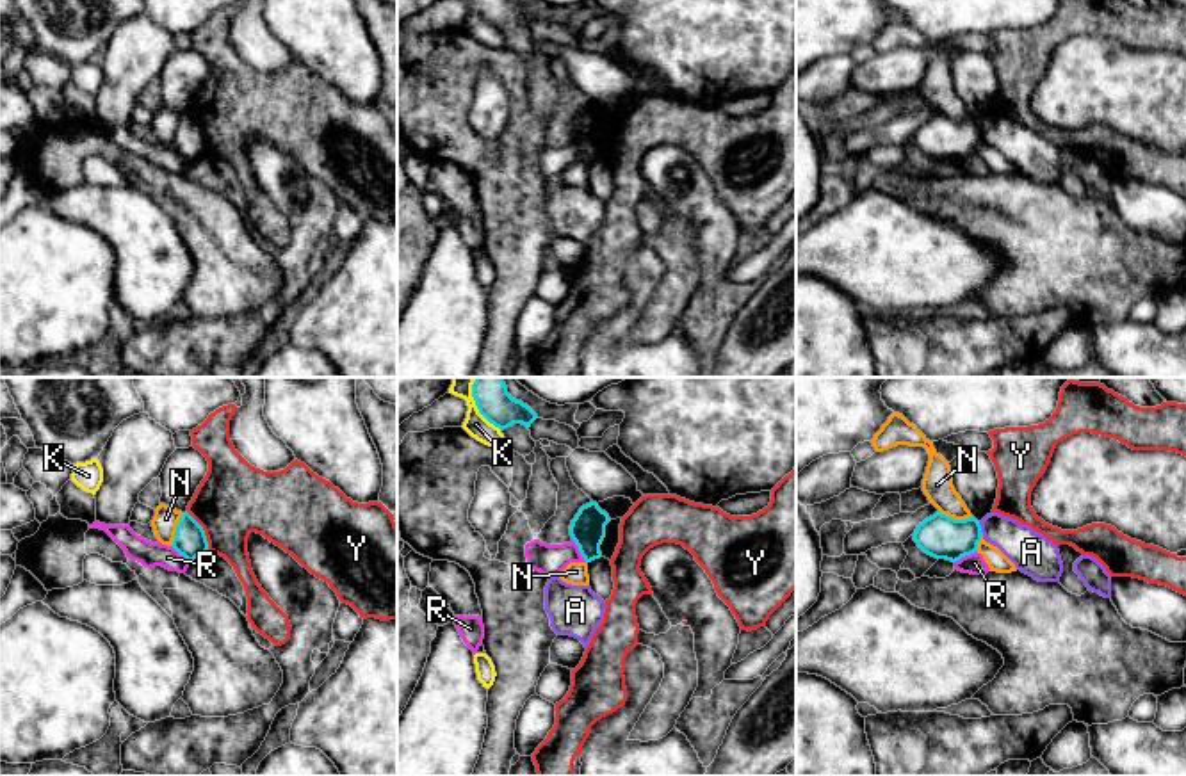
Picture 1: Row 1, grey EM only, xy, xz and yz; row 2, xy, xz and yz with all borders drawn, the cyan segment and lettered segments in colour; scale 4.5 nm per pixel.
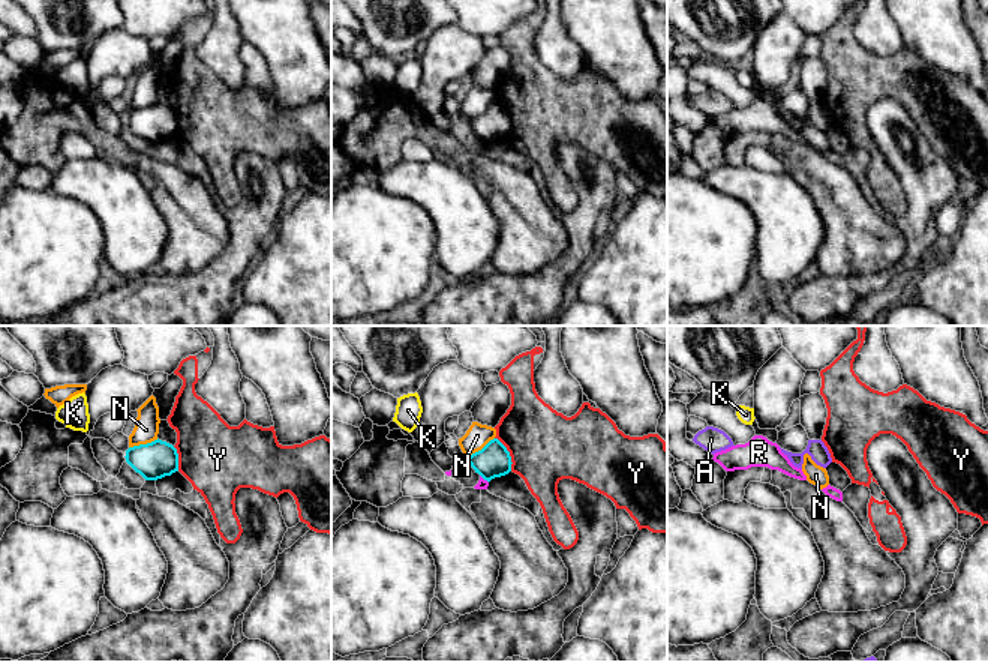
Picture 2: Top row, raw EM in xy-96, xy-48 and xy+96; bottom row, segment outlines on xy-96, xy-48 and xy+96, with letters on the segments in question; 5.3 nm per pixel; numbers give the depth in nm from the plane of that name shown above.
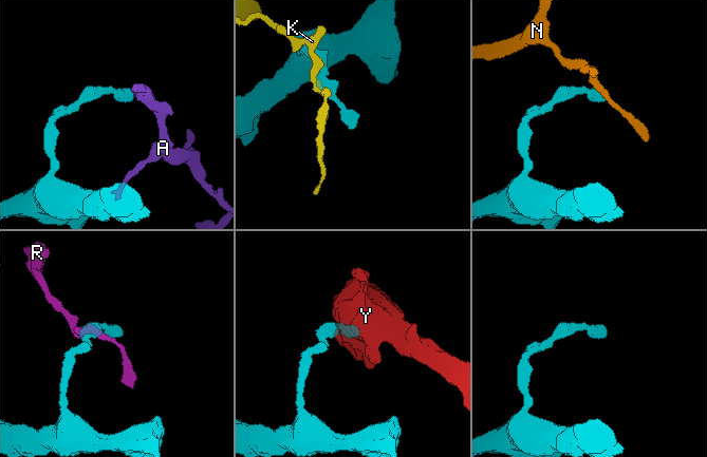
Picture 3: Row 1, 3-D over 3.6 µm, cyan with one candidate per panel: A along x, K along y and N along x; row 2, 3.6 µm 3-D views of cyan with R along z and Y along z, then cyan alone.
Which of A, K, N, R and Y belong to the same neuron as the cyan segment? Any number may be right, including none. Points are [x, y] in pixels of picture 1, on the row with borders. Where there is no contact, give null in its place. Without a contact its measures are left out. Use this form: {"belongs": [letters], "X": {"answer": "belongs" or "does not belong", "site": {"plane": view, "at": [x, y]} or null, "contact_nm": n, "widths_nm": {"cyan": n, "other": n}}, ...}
{"belongs": [], "A": {"answer": "does not belong", "site": {"plane": "yz", "at": [980, 529]}, "contact_nm": 70, "widths_nm": {"cyan": 190, "other": 190}}, "K": {"answer": "does not belong", "site": {"plane": "xz", "at": [476, 404]}, "contact_nm": 260, "widths_nm": {"cyan": 160, "other": 100}}, "N": {"answer": "does not belong", "site": {"plane": "xy", "at": [177, 529]}, "contact_nm": 170, "widths_nm": {"cyan": 140, "other": 120}}, "R": {"answer": "does not belong", "site": {"plane": "yz", "at": [966, 554]}, "contact_nm": 120, "widths_nm": {"cyan": 190, "other": 90}}, "Y": {"answer": "does not belong", "site": {"plane": "xy", "at": [203, 531]}, "contact_nm": 200, "widths_nm": {"cyan": 140, "other": 340}}}

